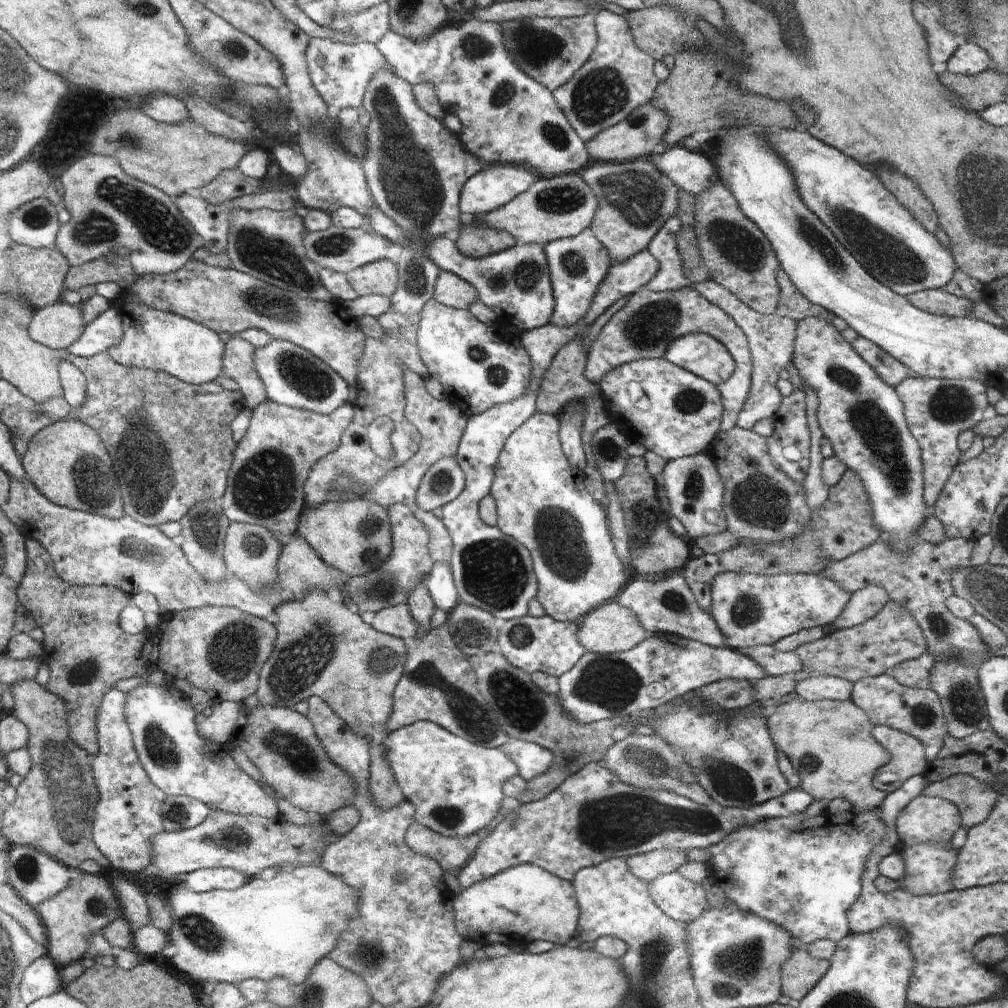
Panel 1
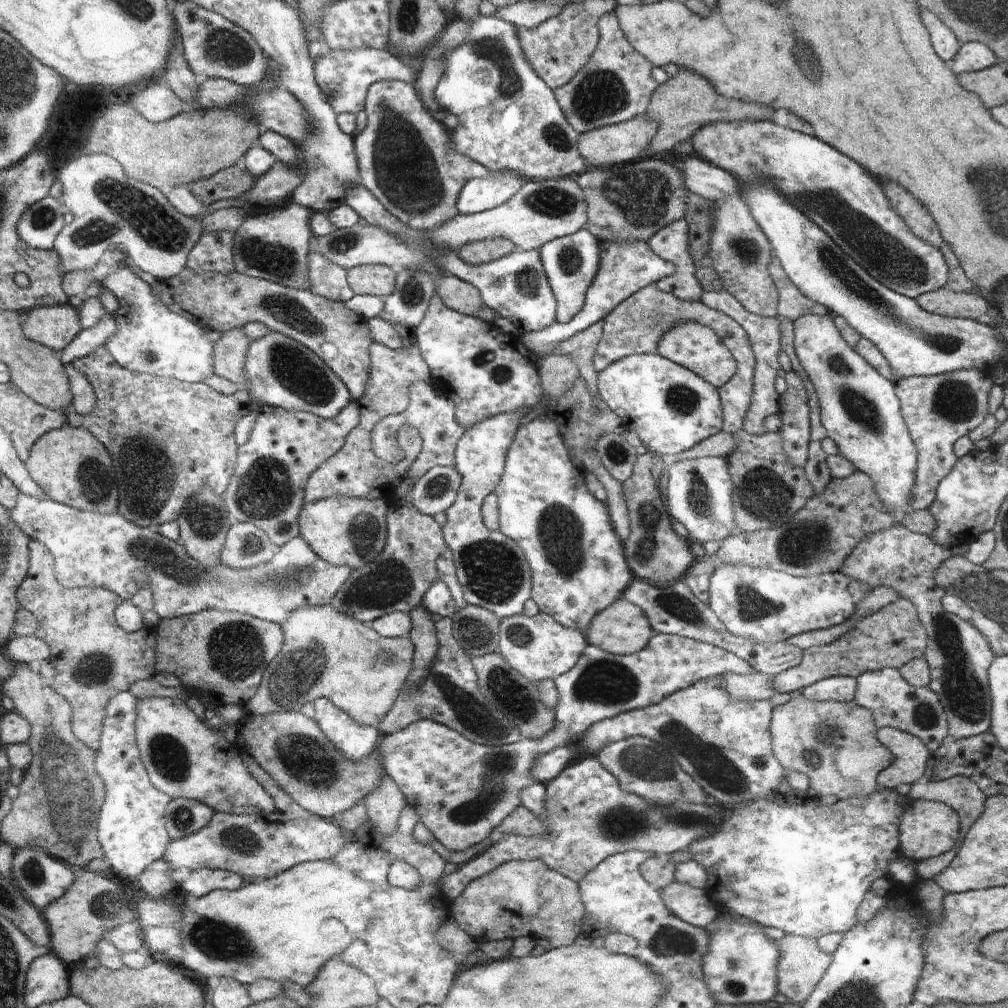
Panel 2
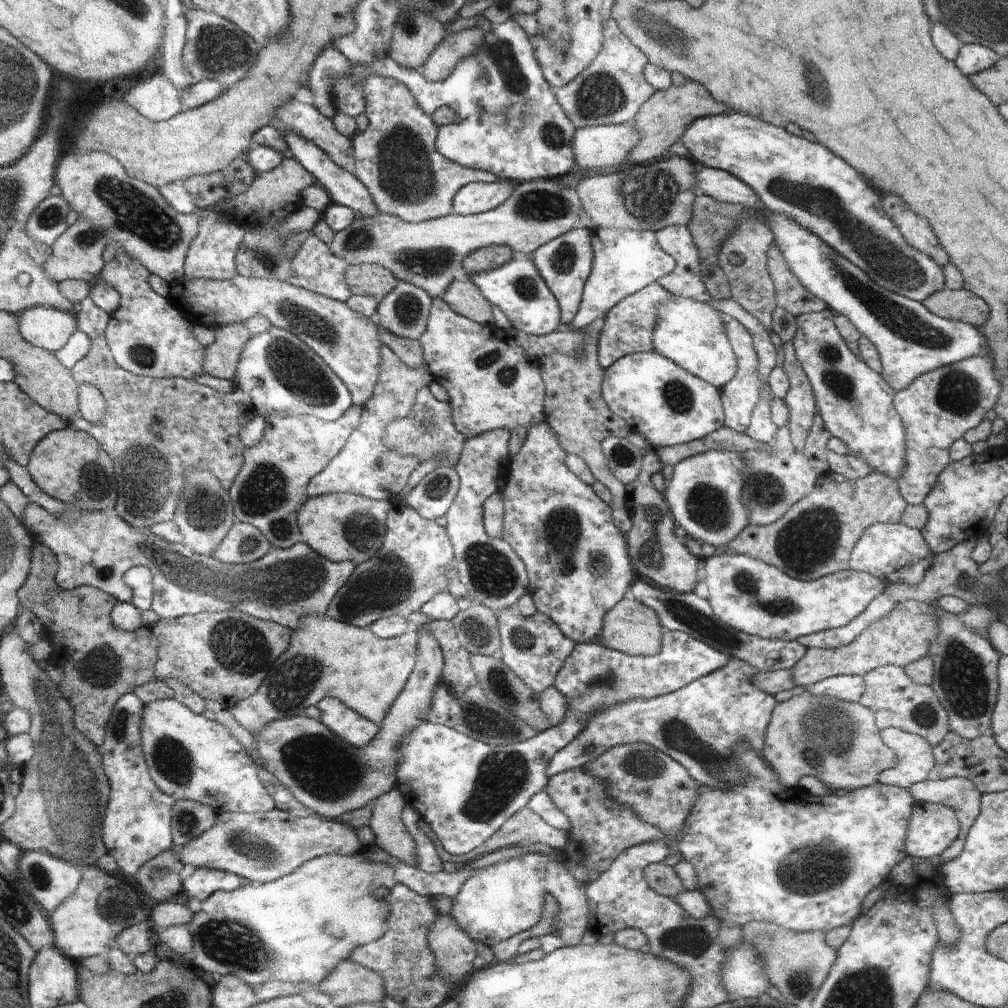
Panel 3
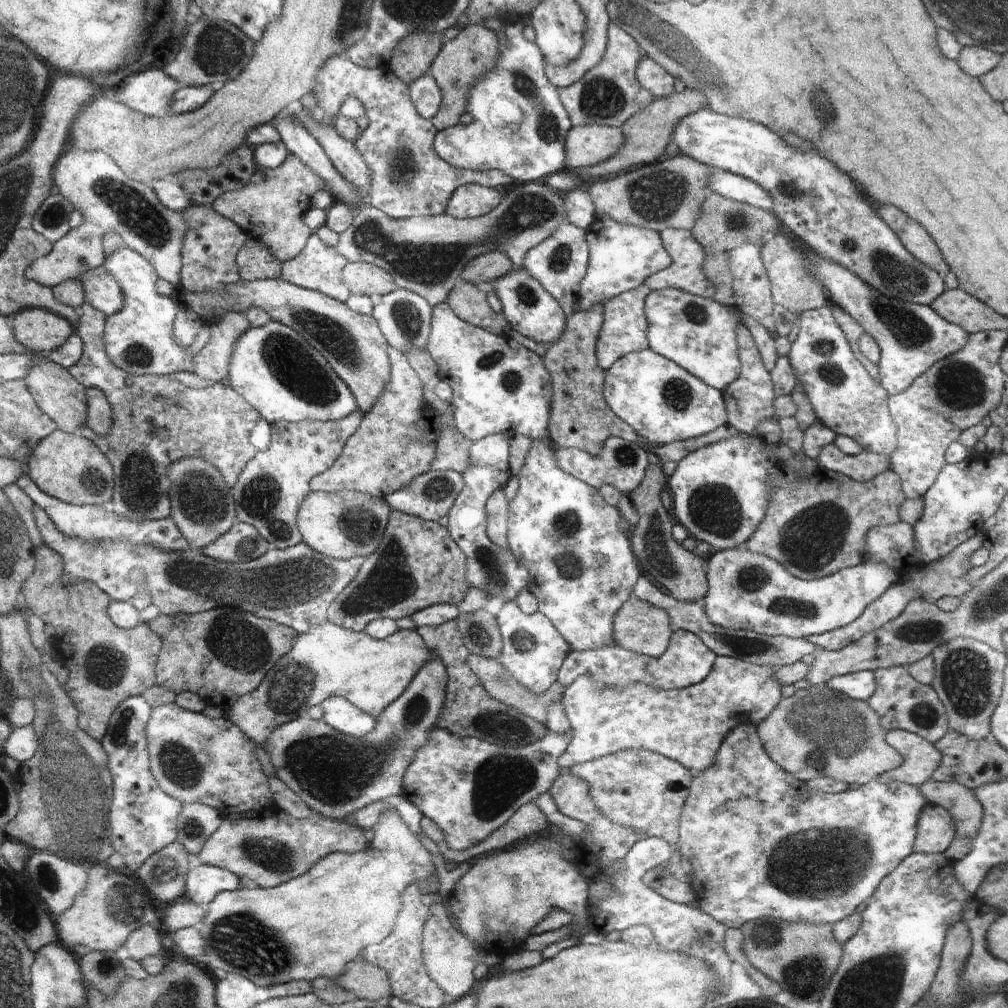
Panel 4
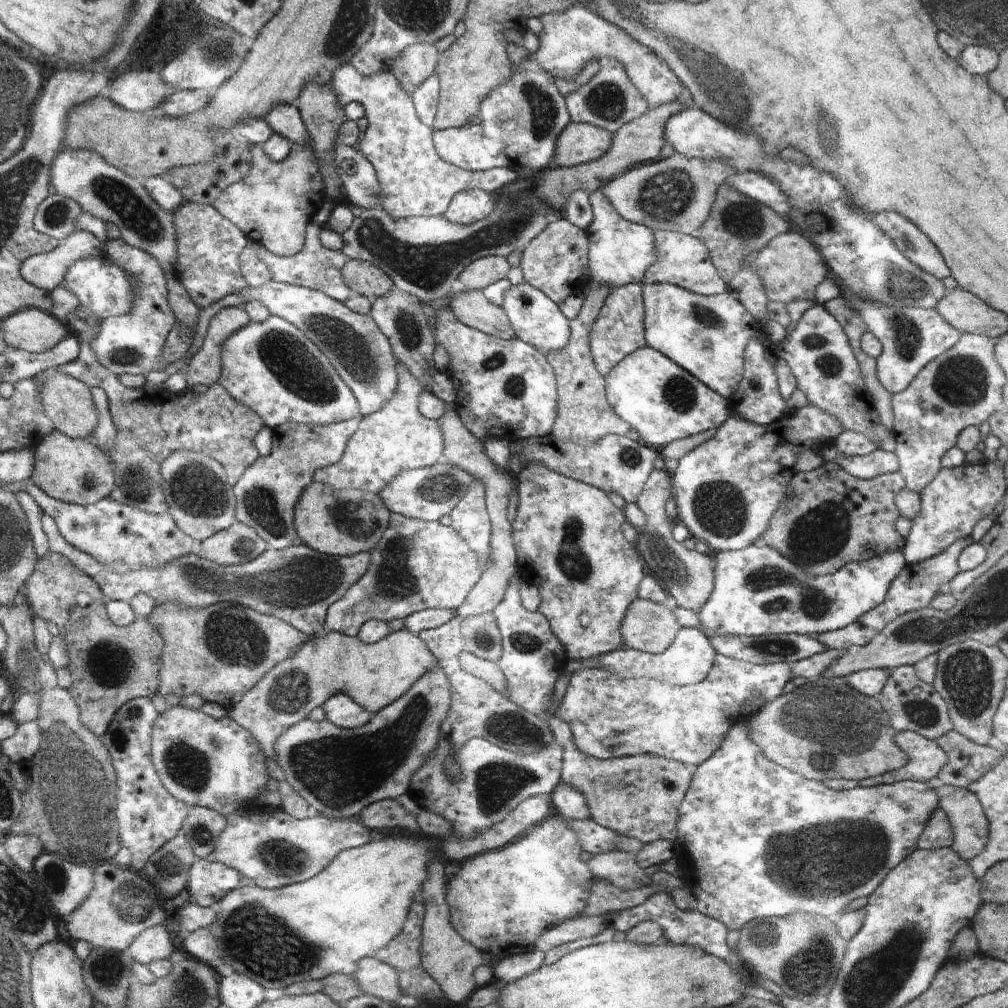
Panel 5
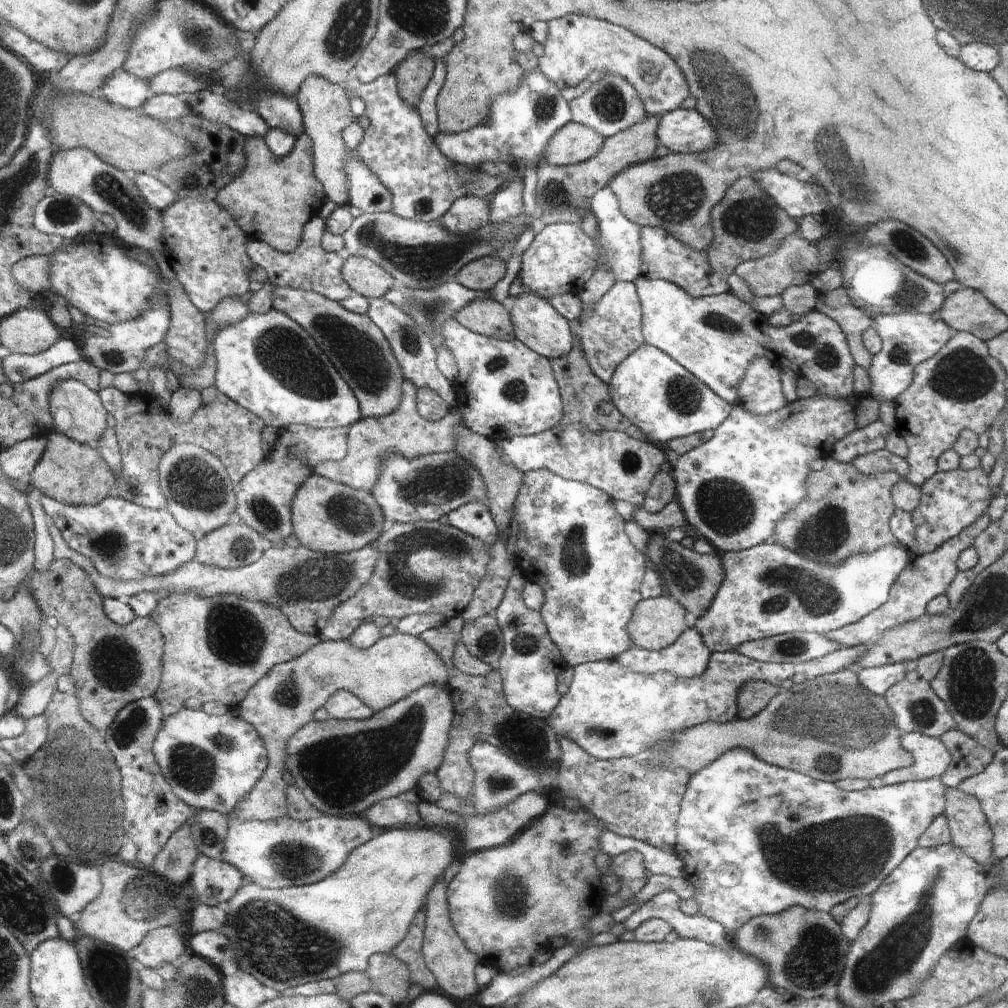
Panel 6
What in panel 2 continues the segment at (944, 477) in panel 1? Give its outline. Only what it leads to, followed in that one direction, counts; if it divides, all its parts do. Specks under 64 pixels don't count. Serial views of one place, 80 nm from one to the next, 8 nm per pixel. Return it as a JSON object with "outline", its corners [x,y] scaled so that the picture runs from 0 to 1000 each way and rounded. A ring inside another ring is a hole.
{"outline":[[[952,366],[938,371],[918,374],[904,373],[887,379],[887,381],[889,393],[893,398],[895,415],[910,446],[910,465],[904,492],[904,504],[920,505],[927,498],[931,479],[942,468],[950,456],[945,445],[947,438],[974,421],[979,412],[980,391],[986,381],[980,371],[976,372],[976,369],[972,369],[970,366]]]}

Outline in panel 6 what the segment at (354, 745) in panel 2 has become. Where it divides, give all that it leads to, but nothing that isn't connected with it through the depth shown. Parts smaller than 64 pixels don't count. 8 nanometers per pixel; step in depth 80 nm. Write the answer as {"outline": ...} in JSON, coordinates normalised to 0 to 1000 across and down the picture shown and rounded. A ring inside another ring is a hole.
{"outline":[[[337,684],[335,688],[329,688],[329,696],[321,699],[321,702],[327,711],[340,715],[361,714],[372,707],[353,688],[347,688],[341,684]]]}

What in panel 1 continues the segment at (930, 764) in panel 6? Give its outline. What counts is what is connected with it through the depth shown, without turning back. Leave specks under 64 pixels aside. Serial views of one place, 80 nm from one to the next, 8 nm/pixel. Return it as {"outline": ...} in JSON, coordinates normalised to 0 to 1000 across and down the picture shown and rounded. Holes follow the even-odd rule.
{"outline":[[[866,719],[866,731],[884,748],[884,754],[867,767],[866,782],[873,783],[879,789],[905,770],[919,770],[921,766],[920,748],[917,739],[904,728],[893,726],[877,719]],[[875,766],[885,766],[889,770],[887,777],[876,779],[871,776]]]}

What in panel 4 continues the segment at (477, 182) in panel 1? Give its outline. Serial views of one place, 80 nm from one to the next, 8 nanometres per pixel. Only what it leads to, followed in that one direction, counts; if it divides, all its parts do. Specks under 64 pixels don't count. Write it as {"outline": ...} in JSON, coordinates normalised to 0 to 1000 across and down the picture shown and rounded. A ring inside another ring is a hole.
{"outline":[[[472,183],[455,185],[445,196],[442,211],[453,217],[478,214],[496,202],[502,189]]]}

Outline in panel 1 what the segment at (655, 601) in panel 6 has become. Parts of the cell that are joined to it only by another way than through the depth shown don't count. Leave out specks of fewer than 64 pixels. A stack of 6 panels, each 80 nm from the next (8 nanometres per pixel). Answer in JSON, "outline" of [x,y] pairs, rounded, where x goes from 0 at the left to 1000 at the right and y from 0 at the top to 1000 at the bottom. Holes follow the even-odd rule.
{"outline":[[[607,595],[591,602],[574,616],[572,632],[582,646],[590,648],[614,648],[633,641],[644,629],[628,605]]]}

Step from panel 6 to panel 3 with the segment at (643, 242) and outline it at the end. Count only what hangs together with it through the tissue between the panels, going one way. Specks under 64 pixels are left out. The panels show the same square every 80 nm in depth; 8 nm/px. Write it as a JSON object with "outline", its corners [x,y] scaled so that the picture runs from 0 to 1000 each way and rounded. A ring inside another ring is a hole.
{"outline":[[[667,223],[655,227],[650,233],[657,248],[670,258],[669,268],[655,275],[651,281],[667,293],[701,301],[706,299],[695,273],[693,248],[683,225]]]}

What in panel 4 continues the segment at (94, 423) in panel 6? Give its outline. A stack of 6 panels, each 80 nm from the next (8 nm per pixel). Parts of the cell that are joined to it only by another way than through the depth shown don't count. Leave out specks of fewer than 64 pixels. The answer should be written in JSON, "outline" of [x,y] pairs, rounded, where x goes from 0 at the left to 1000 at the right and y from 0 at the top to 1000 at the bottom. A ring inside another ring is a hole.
{"outline":[[[43,353],[38,355],[37,363],[31,365],[31,369],[23,378],[35,395],[38,405],[56,419],[58,426],[76,431],[83,425],[86,420],[85,384],[73,375],[66,365],[46,357]]]}

